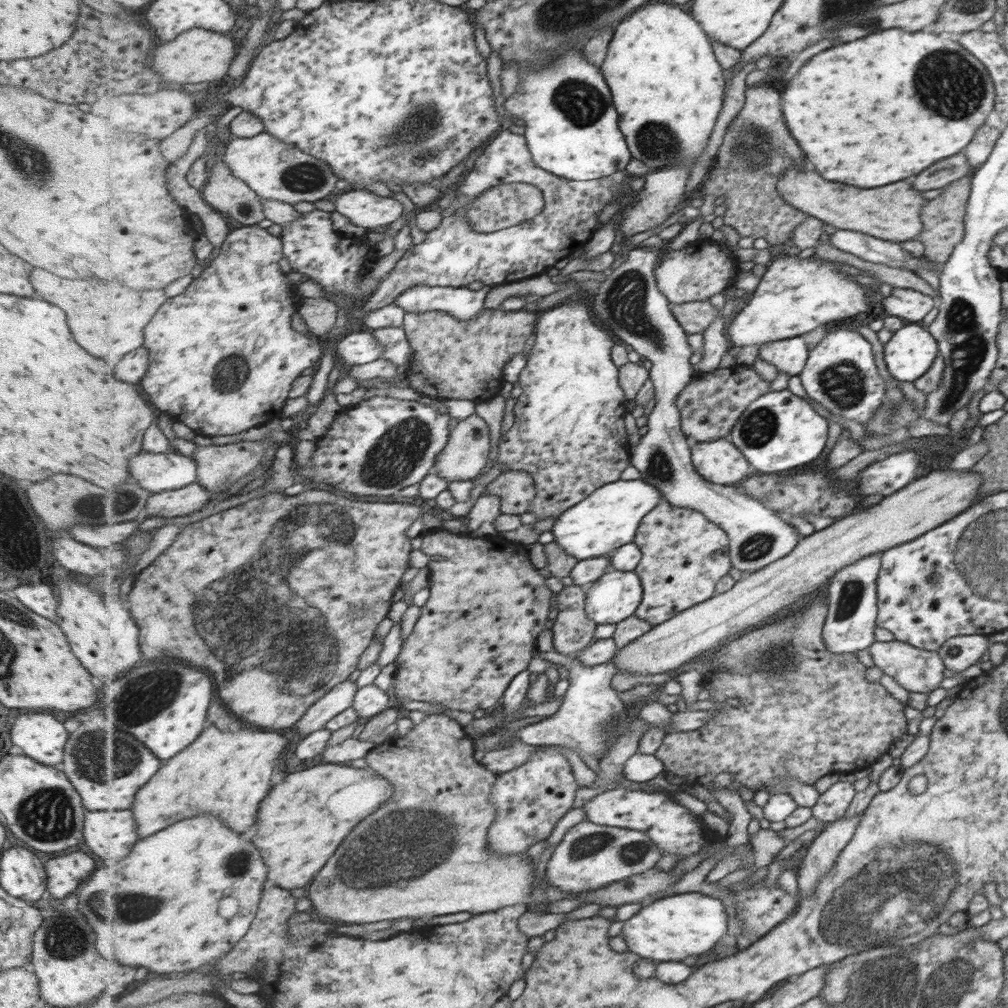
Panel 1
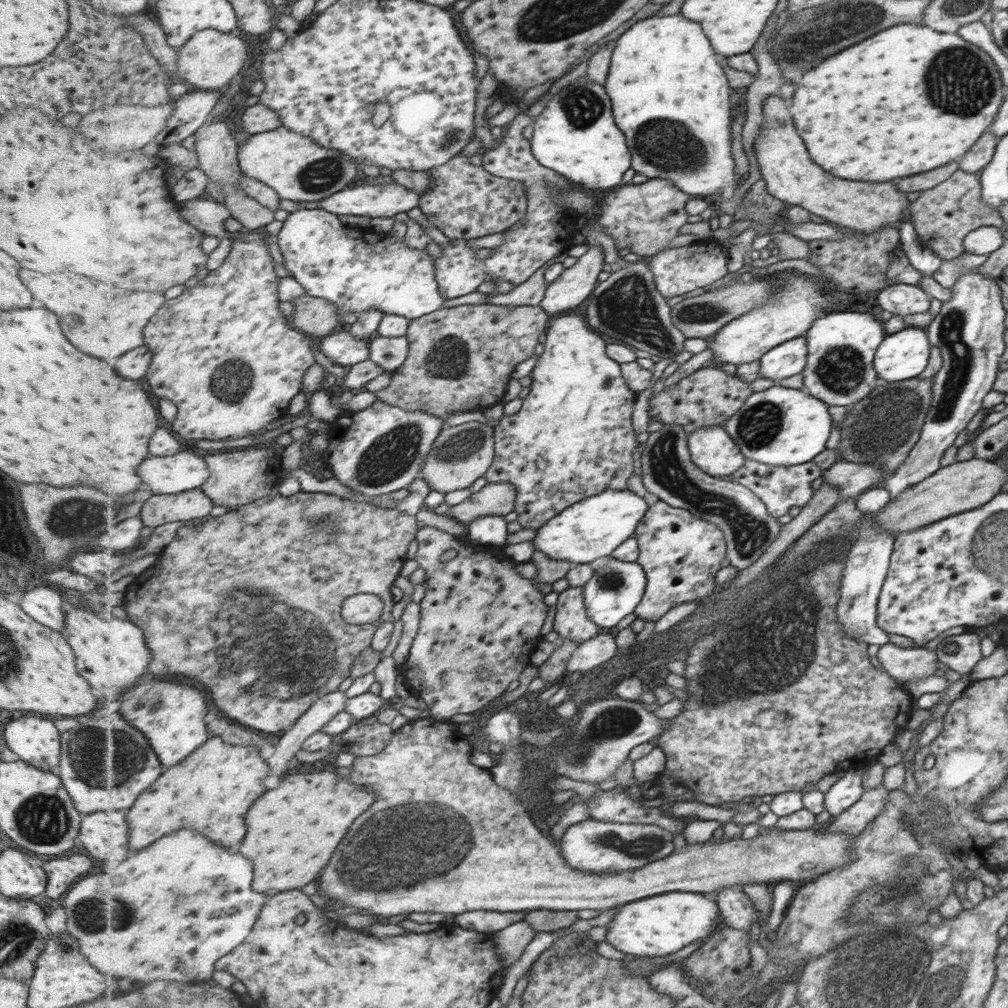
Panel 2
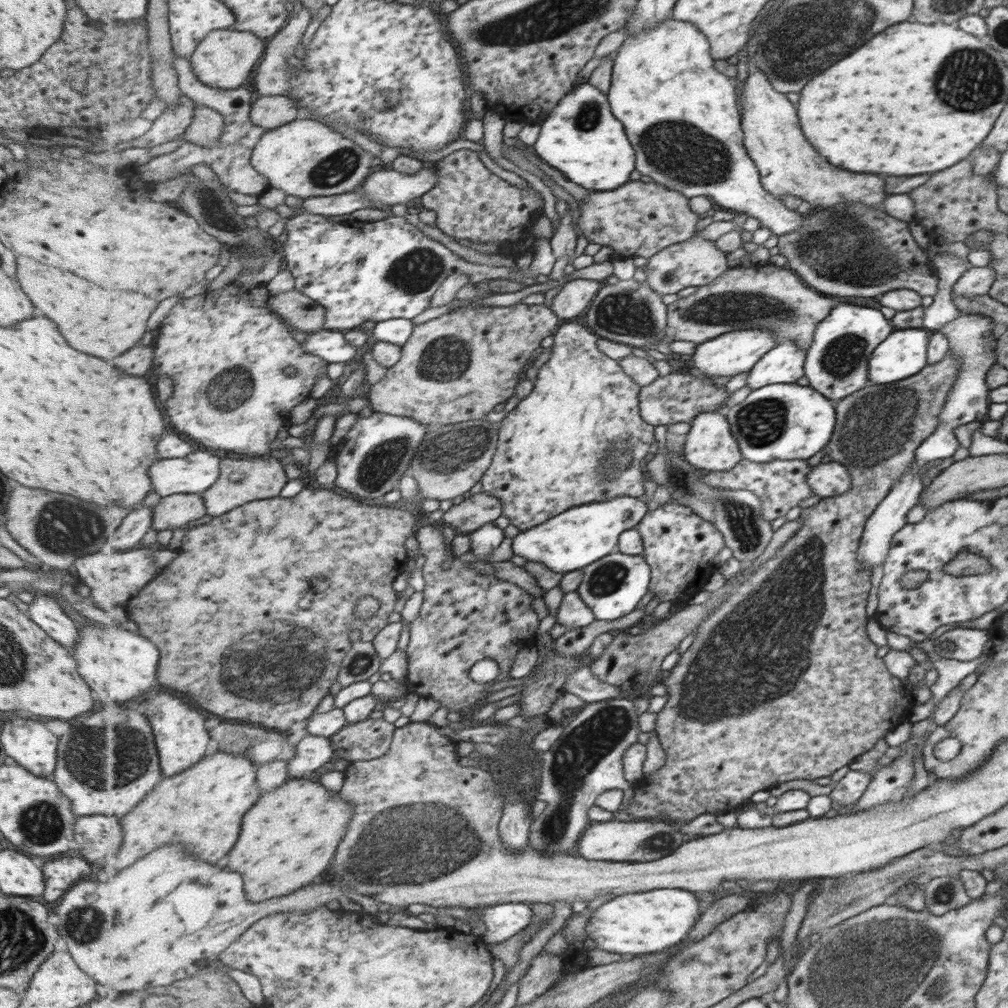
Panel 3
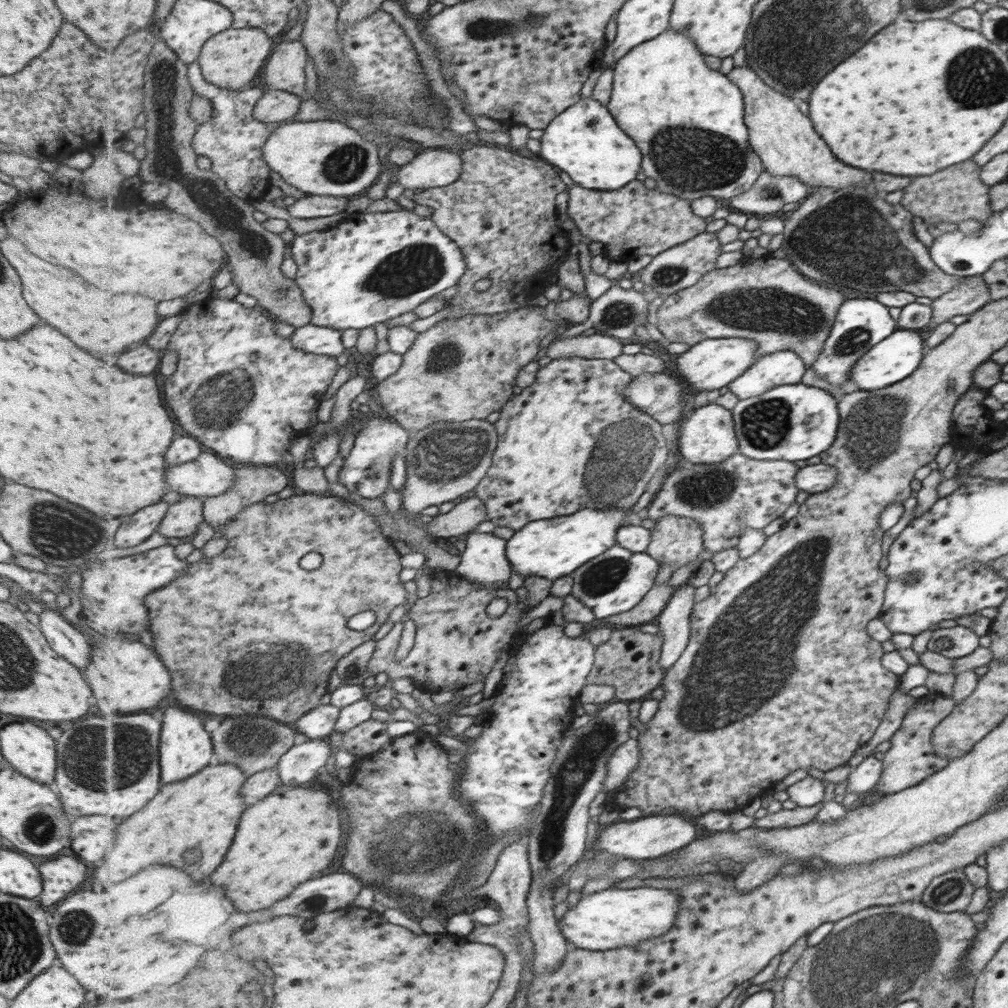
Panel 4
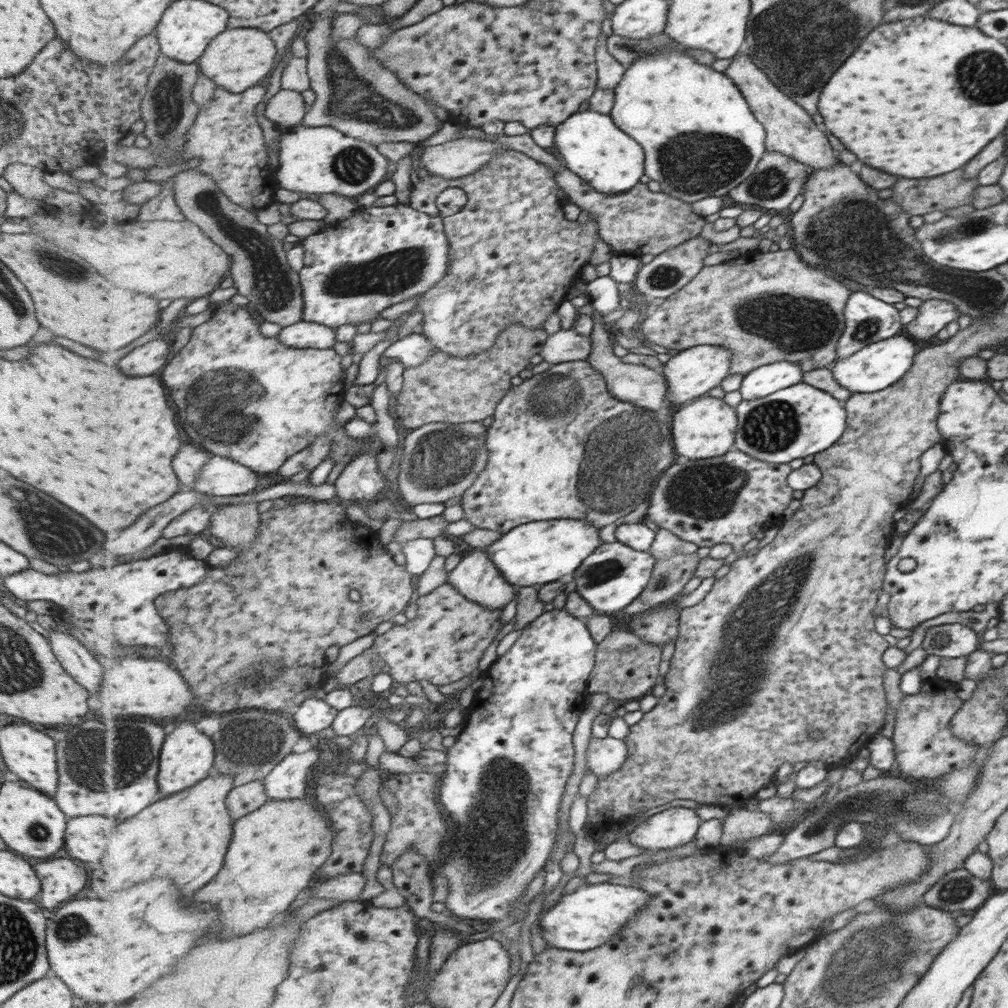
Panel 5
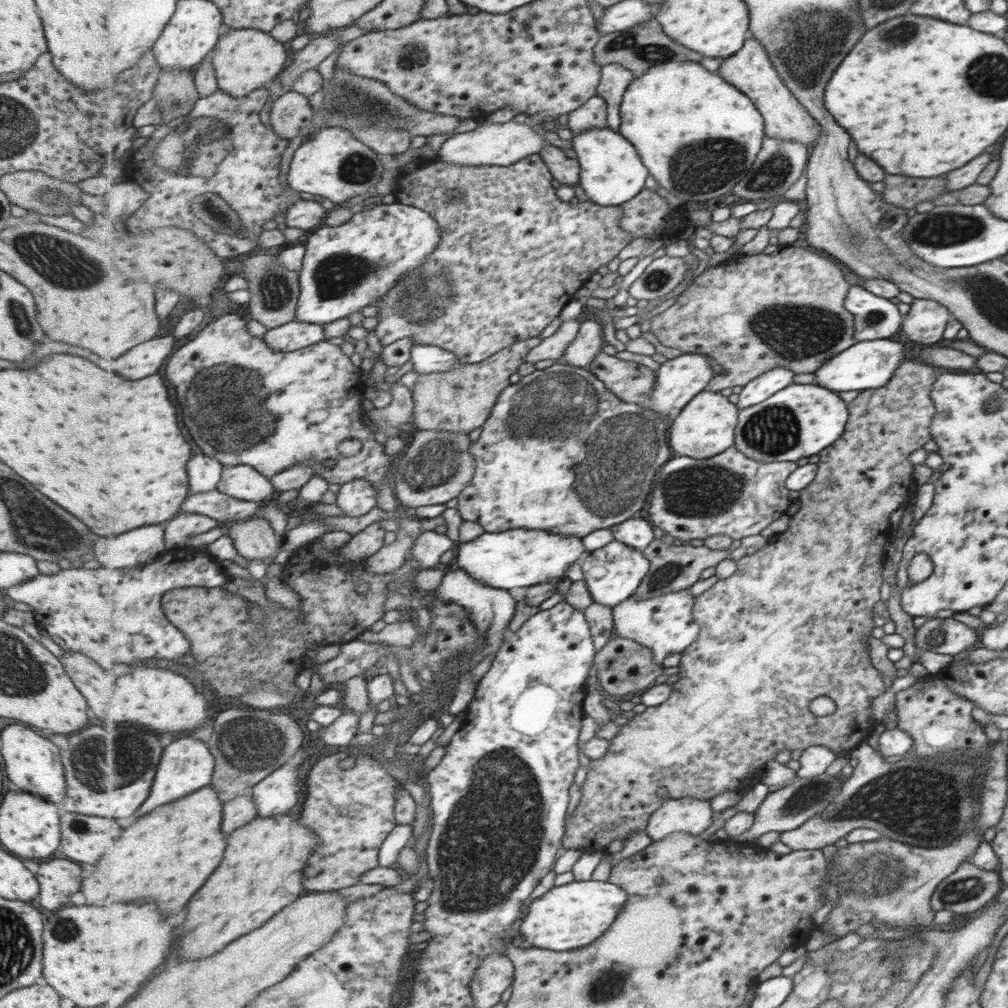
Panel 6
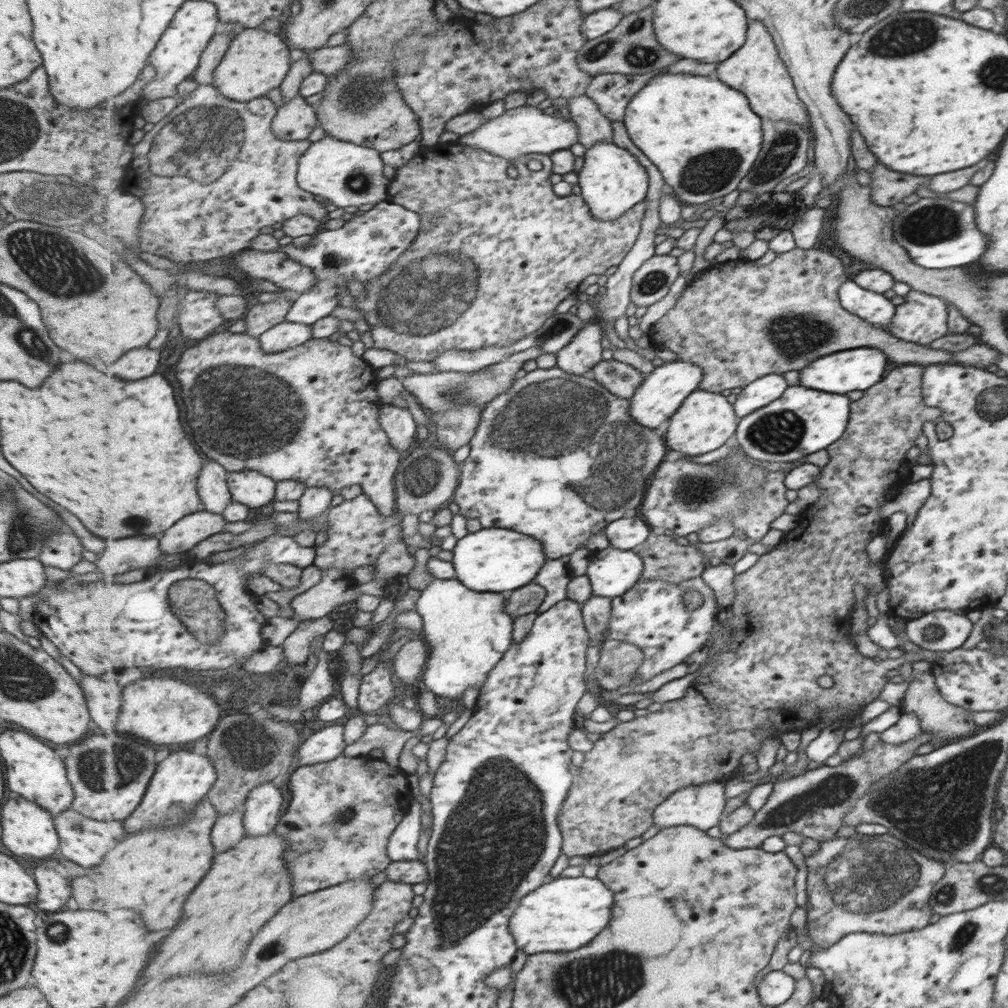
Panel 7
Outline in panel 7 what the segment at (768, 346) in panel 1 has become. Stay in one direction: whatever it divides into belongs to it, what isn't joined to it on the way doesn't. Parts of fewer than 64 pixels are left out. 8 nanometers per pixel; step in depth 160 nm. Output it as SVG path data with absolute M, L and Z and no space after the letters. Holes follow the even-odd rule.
M777 373L768 374L743 387L734 402L737 416L742 419L767 407L772 400L779 398L787 387L782 375Z

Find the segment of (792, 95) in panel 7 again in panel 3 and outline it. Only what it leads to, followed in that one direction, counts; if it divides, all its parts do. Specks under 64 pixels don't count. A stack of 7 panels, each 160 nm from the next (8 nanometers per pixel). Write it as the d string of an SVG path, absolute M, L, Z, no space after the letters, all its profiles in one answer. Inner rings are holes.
M750 61L748 66L748 77L744 82L743 93L741 96L742 120L744 129L744 145L748 149L749 156L756 161L761 173L761 180L769 194L777 196L796 196L808 202L812 208L833 208L837 204L845 202L863 202L867 208L877 208L881 196L883 196L883 180L879 176L871 174L853 174L845 170L833 168L829 162L825 162L817 152L805 142L795 108L789 104L789 100L779 94L771 85L768 75Z

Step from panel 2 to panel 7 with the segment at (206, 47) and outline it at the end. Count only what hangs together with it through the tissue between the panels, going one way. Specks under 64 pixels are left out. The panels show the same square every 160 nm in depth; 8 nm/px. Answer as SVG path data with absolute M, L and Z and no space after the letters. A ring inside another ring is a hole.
M259 28L245 29L228 46L226 55L215 71L213 86L233 101L247 103L261 98L269 90L279 88L283 84L292 66L290 48L285 42L285 37L276 33L265 32Z

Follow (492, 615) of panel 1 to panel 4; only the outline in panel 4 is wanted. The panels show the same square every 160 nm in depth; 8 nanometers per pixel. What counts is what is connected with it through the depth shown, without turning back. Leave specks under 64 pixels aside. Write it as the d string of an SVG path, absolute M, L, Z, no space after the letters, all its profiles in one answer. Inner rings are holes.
M437 570L432 578L432 592L418 599L410 608L408 616L415 622L414 646L407 655L397 661L395 652L401 640L403 622L395 622L381 639L375 641L375 652L369 662L373 676L388 672L392 680L406 676L419 682L427 692L441 688L455 688L475 682L483 682L493 666L499 662L503 648L513 642L519 632L519 622L524 611L517 608L519 597L515 590L481 590L465 578L452 572ZM495 598L505 598L508 607L499 617L487 614L487 606Z

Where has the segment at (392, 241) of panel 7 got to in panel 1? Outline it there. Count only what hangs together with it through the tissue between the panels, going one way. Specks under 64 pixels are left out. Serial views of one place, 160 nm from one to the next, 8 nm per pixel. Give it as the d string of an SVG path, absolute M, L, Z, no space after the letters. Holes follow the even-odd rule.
M314 209L298 218L291 226L283 227L284 256L289 260L293 272L319 283L332 295L347 295L351 300L357 296L369 298L378 290L383 278L365 280L366 268L371 259L379 257L375 247L364 244L364 236L345 237L335 229L333 212ZM485 285L481 290L474 291L468 286L461 288L429 288L414 286L401 296L395 303L406 312L443 311L459 320L473 320L485 309L485 296L491 286Z

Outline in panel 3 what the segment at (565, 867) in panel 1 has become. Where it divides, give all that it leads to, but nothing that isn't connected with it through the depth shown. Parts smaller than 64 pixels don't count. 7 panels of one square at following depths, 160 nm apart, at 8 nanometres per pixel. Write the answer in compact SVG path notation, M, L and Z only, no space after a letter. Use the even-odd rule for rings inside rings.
M619 821L592 822L578 840L576 854L587 860L605 860L613 862L645 862L659 860L673 854L682 844L685 836L679 832L679 826L669 825L665 821Z

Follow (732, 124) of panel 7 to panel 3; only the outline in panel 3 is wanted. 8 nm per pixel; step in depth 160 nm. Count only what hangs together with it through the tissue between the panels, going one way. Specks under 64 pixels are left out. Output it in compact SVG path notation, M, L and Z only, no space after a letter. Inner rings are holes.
M669 18L664 23L659 23L657 28L643 30L637 36L633 36L633 38L628 38L624 41L618 49L617 56L614 60L612 85L607 95L612 106L612 114L624 124L626 132L629 132L629 140L633 140L633 148L637 148L636 170L639 170L643 176L649 176L653 181L657 181L671 190L682 192L689 198L708 196L720 208L724 207L728 210L743 212L749 217L757 218L762 226L768 228L770 234L775 234L775 236L793 232L800 228L804 218L799 213L786 208L777 197L770 195L768 189L764 187L760 169L756 161L749 156L748 149L744 145L742 112L739 112L739 106L737 106L737 92L735 92L737 88L735 88L735 84L734 79L729 78L716 67L716 59L712 55L712 46L709 44L709 38L697 28L696 24Z

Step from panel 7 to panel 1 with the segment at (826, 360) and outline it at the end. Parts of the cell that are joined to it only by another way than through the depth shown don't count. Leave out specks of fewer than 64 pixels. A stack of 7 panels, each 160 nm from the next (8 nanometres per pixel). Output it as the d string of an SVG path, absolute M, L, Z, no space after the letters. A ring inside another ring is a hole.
M915 323L897 327L891 338L883 344L883 360L886 370L895 380L903 380L903 382L913 382L921 375L927 374L932 363L935 362L937 354L939 354L939 345L936 343L936 339L928 330L923 330Z

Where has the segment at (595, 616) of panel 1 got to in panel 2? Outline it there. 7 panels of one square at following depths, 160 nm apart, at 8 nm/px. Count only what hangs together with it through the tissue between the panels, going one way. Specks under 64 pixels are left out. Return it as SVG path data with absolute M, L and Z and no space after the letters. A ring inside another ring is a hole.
M616 557L603 567L599 567L593 579L584 587L584 599L588 608L588 617L600 627L610 631L631 612L636 612L648 588L648 576L644 565L638 562L619 560Z

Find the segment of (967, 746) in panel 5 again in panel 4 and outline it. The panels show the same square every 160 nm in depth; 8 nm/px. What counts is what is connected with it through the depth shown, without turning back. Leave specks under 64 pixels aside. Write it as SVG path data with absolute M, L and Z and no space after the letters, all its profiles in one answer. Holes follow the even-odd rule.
M940 695L933 700L925 700L921 704L912 702L912 707L905 713L899 729L888 740L890 747L880 760L881 774L873 788L877 793L891 794L915 786L948 763L946 758L934 754L930 740L935 726L951 712L954 704L955 702L949 697L945 698Z

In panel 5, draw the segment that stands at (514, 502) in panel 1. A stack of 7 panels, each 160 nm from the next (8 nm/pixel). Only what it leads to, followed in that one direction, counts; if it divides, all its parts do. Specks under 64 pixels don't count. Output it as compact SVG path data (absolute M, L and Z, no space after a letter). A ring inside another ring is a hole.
M445 516L425 518L425 520L414 520L403 522L402 527L397 531L393 542L385 545L386 551L391 555L399 554L406 542L420 538L437 538L445 535L445 528L449 526Z

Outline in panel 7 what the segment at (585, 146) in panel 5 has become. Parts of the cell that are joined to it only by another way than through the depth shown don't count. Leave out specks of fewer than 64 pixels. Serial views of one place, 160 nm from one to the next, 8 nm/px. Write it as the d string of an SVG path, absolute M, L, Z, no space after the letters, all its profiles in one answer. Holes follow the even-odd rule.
M608 142L595 143L585 150L584 162L578 172L581 195L592 209L592 215L601 220L615 220L647 200L650 176L645 165L625 148Z

